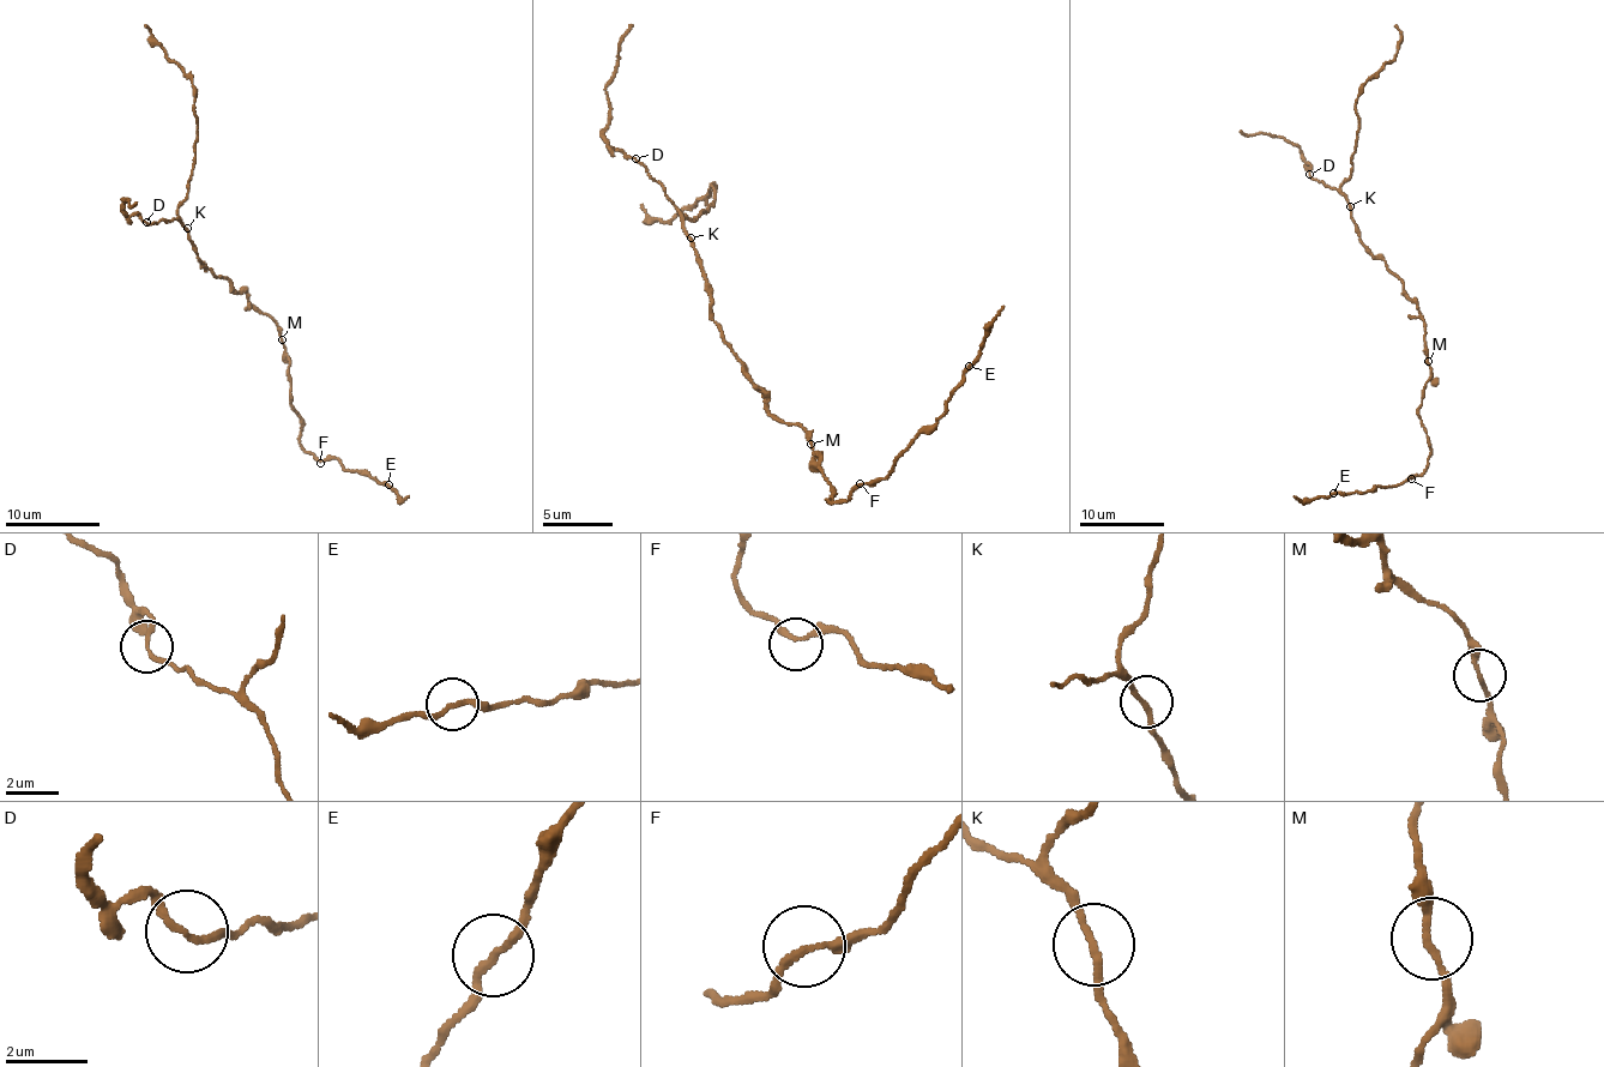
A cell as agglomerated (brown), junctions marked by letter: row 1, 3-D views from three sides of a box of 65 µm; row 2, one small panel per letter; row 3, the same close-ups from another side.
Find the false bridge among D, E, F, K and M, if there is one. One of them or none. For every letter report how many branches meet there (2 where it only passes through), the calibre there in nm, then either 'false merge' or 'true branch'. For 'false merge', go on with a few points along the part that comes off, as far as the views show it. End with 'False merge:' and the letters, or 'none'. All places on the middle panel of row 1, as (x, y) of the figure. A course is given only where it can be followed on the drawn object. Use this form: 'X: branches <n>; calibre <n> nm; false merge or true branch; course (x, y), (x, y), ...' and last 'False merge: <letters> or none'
D: branches 2; calibre 150 nm; true branch
E: branches 2; calibre 180 nm; true branch
F: branches 2; calibre 160 nm; true branch
K: branches 2; calibre 170 nm; true branch
M: branches 2; calibre 150 nm; true branch
False merge: none

